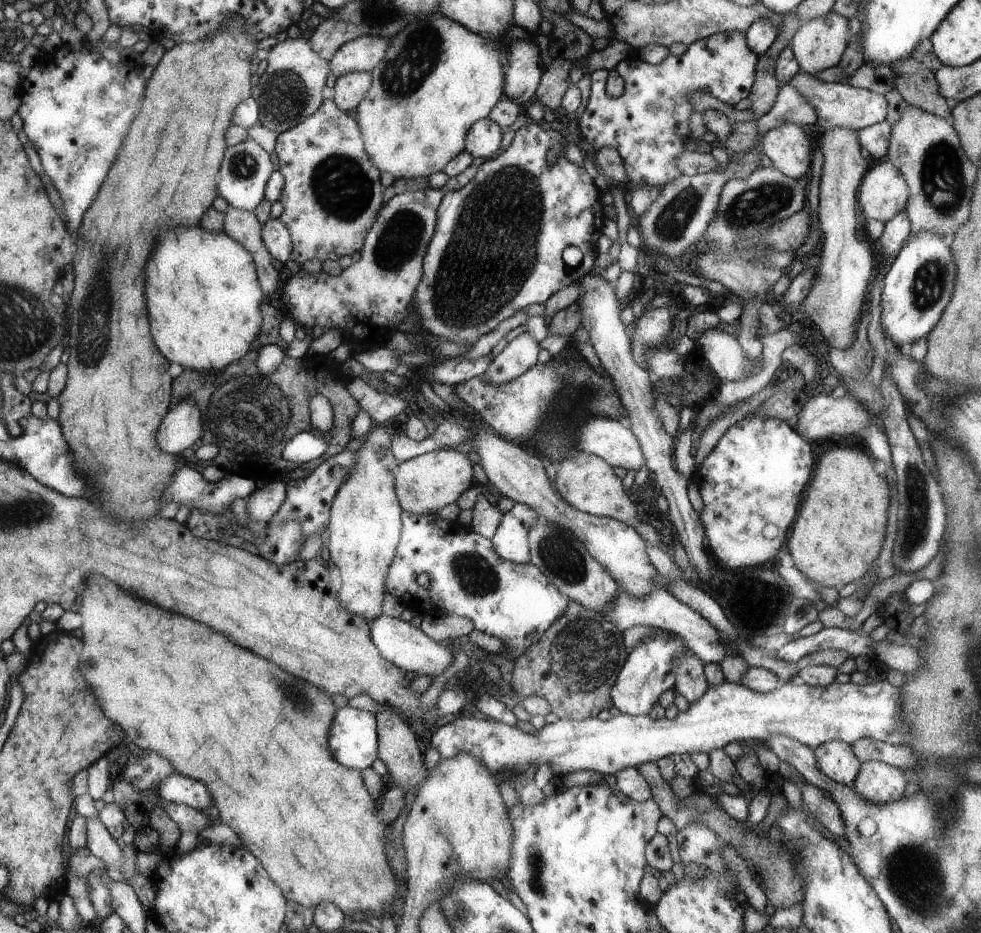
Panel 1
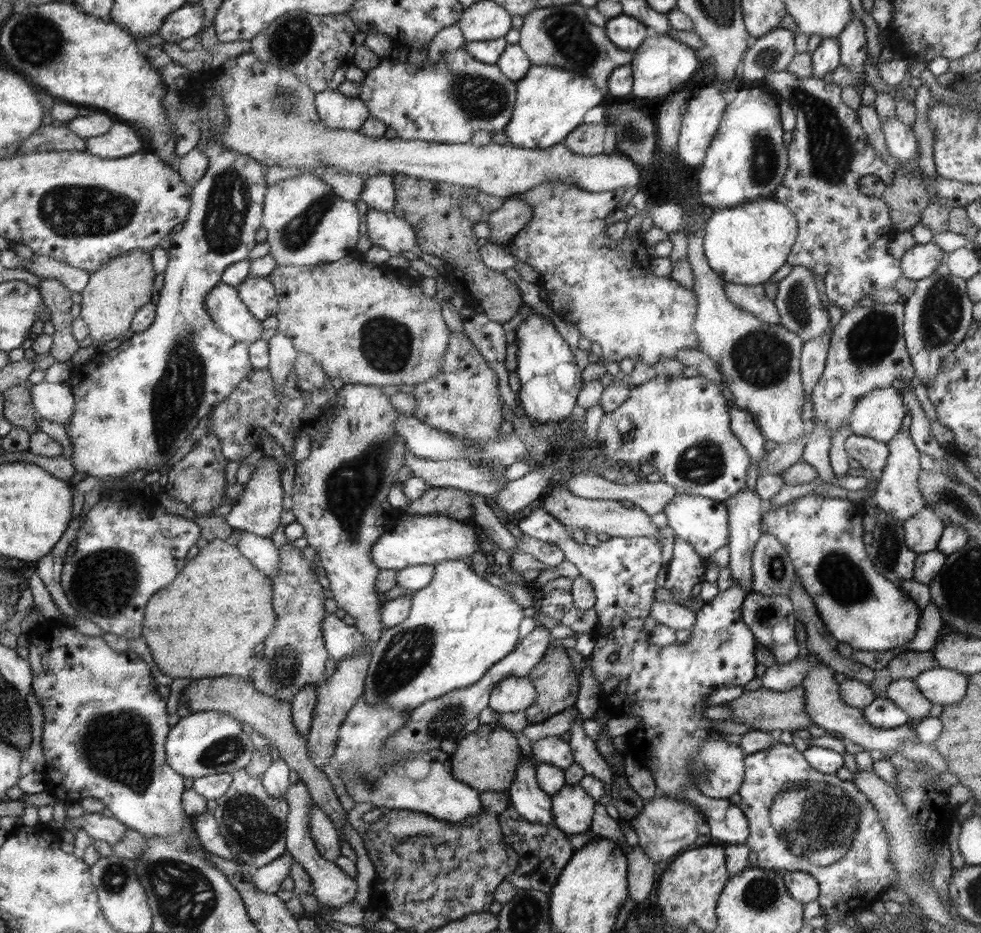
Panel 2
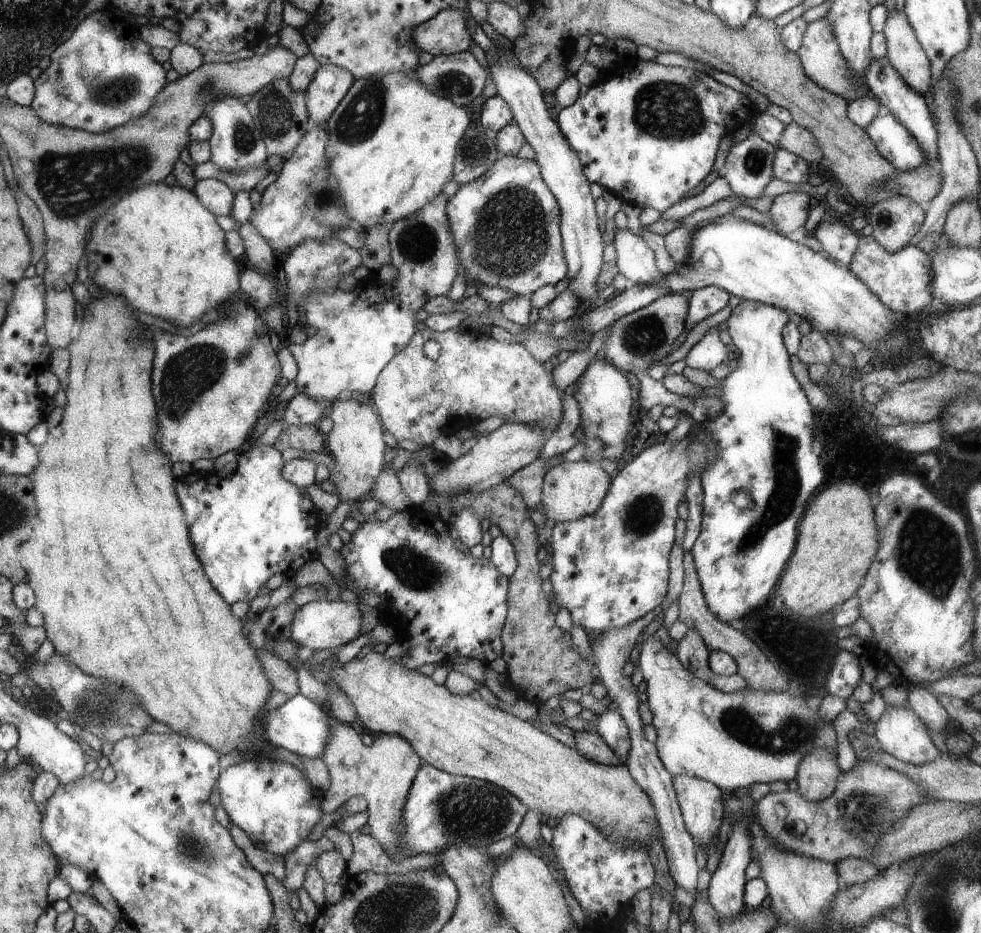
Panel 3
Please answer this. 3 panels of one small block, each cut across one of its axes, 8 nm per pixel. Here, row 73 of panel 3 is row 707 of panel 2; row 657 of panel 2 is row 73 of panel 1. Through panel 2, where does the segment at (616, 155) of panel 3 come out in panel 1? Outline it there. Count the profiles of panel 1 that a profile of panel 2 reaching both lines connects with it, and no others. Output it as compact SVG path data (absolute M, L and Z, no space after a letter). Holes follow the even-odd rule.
M733 31L726 34L719 33L688 45L688 50L682 56L670 54L660 65L644 63L633 53L614 68L624 79L624 94L618 98L612 98L606 94L606 84L610 72L596 70L589 74L592 79L592 90L588 106L586 106L582 118L578 119L578 123L576 123L584 146L592 151L603 147L614 148L622 158L629 185L633 187L641 183L648 184L655 188L656 193L660 193L666 184L682 175L676 167L675 161L685 151L684 138L688 136L686 126L688 126L688 116L693 108L690 106L693 93L696 90L702 90L730 107L735 106L750 95L755 82L758 60L758 56L748 48L745 34Z

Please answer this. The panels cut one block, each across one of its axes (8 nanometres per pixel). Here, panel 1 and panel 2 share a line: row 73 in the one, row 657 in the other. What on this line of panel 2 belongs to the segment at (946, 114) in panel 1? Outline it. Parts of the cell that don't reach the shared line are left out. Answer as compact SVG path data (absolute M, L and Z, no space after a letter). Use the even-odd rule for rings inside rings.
M905 650L887 666L892 681L915 680L922 672L931 670L934 665L932 651L917 652Z

